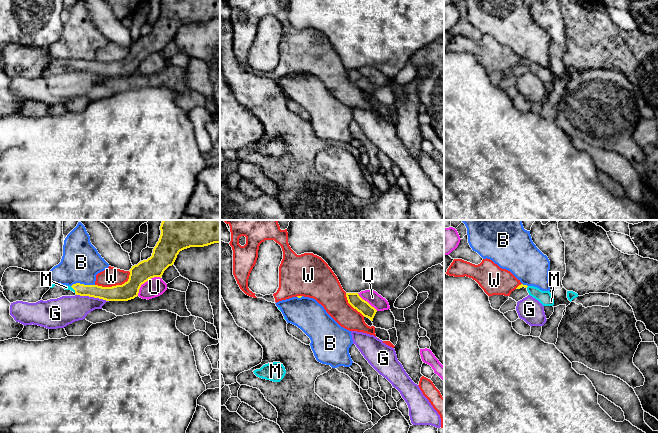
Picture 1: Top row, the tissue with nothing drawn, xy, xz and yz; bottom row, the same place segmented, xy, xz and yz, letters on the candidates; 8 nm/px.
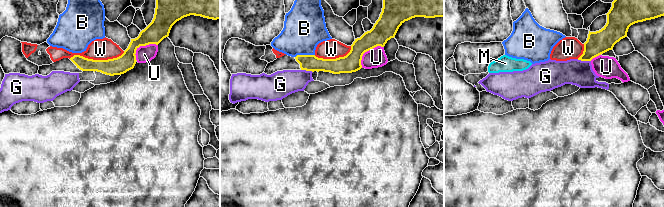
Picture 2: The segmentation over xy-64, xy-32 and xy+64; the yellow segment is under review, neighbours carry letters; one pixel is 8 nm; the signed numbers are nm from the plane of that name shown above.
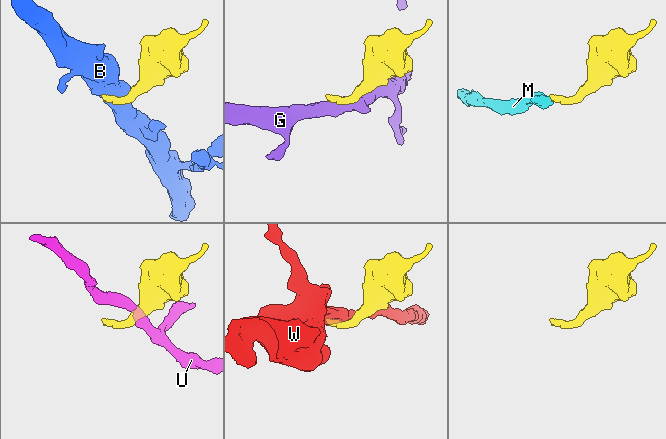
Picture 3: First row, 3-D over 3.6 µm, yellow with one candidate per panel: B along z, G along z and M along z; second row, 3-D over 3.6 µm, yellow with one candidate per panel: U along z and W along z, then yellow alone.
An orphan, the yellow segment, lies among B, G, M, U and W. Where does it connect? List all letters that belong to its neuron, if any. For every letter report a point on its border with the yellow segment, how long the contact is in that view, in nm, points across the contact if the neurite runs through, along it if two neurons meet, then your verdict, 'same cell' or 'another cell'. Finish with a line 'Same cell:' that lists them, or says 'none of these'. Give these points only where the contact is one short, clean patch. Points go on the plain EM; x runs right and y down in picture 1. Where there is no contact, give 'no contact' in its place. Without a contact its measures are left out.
B: contact xy (82, 60); length 190 nm; border xy (94, 60), (74, 59), (71, 62); another cell
G: contact xy (92, 72); length 280 nm; border xy (76, 70), (98, 73), (108, 77); another cell
M: contact xy (73, 64); length 70 nm; way xy (95, 67), (73, 64), (66, 63); same cell
U: contact xy (145, 57); length 240 nm; border xy (160, 53), (151, 53), (145, 57), (137, 71); another cell
W: contact xy (116, 61); length 300 nm; another cell
Same cell: M

